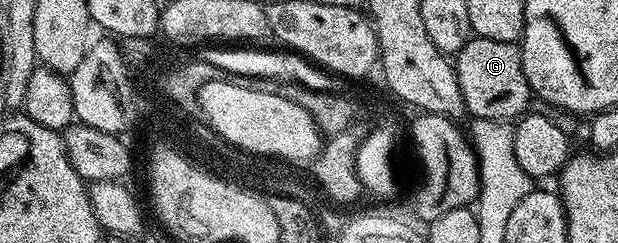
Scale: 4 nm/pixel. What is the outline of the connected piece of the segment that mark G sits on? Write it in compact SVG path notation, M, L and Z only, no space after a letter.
M485 36L470 38L466 46L456 53L454 67L458 90L462 92L464 110L469 117L516 122L529 111L528 103L534 100L532 88L522 70L520 49L513 41Z

